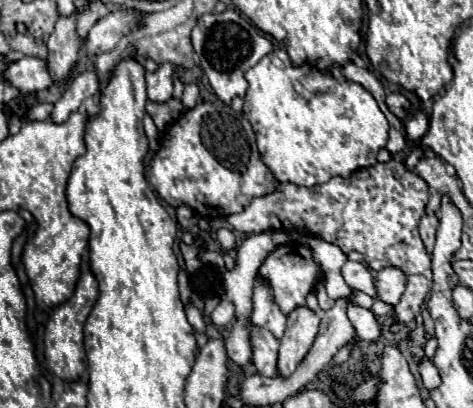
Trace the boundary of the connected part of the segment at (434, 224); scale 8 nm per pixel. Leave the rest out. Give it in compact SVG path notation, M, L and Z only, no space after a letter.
M424 215L424 217L420 219L420 237L422 237L422 241L424 241L424 247L426 247L428 255L432 255L432 249L434 249L436 229L438 229L438 219L436 219L436 215Z

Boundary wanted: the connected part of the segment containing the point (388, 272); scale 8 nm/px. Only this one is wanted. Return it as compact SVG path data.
M382 269L374 275L376 285L376 297L388 305L396 305L406 289L406 275L400 273L400 269Z

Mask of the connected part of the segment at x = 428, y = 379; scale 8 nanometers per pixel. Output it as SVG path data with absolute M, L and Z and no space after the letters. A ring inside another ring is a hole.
M424 359L418 367L420 367L420 375L422 375L422 381L424 381L426 389L428 391L434 391L442 383L440 381L440 375L438 375L438 369L428 359Z

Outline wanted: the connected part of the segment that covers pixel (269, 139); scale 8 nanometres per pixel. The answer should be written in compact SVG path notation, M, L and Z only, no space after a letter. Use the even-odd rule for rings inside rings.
M274 49L248 73L244 117L250 121L262 163L278 181L312 187L332 177L350 177L354 171L378 163L376 155L388 143L388 121L370 91L338 79L312 63L294 65L286 49Z

